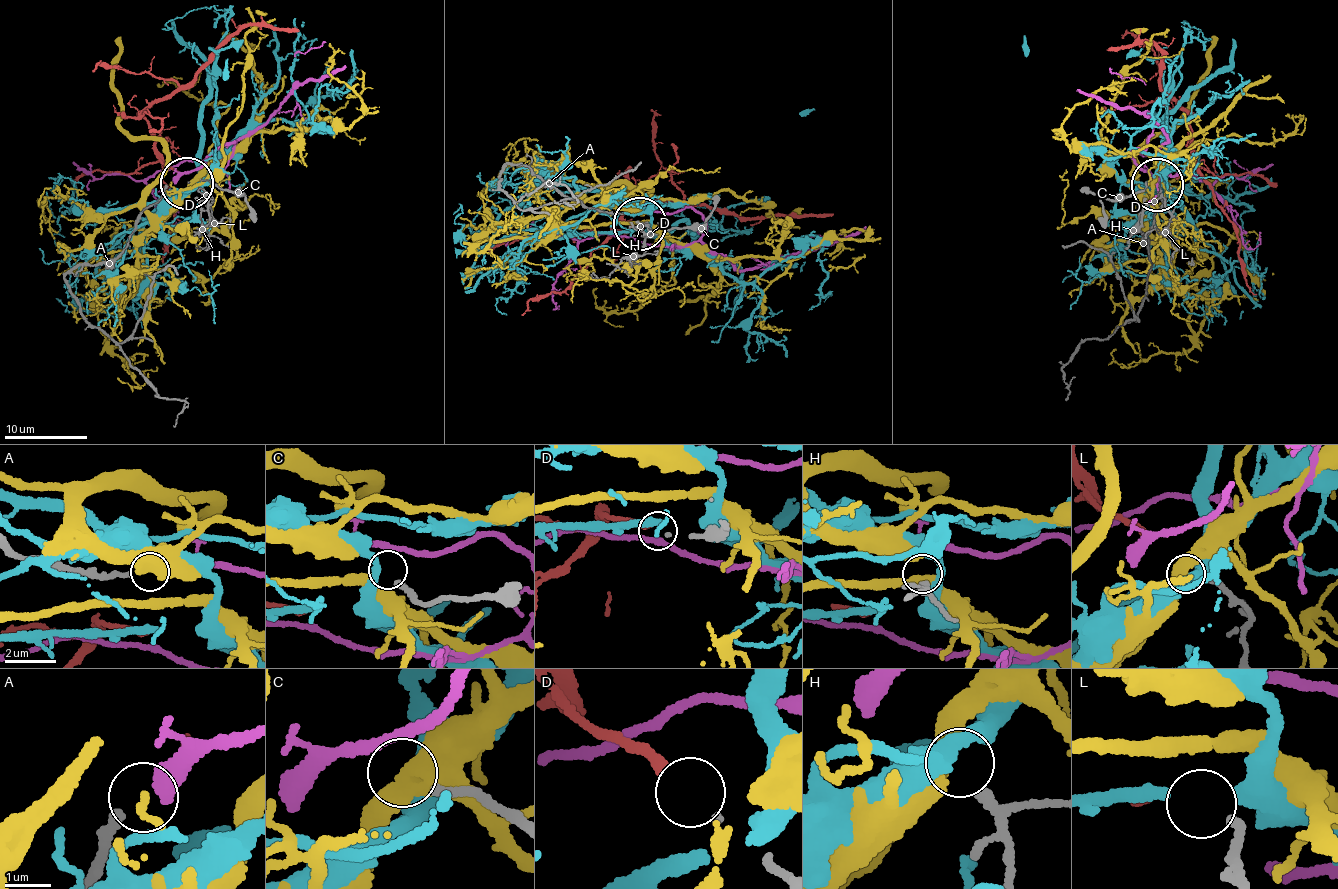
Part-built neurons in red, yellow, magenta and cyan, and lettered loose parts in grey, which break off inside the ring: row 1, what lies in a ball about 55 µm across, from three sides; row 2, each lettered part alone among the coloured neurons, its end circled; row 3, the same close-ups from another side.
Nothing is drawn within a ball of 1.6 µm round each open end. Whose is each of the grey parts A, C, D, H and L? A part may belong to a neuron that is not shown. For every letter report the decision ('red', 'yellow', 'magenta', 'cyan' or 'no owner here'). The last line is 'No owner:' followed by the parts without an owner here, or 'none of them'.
A: magenta
C: no owner here
D: red
H: no owner here
L: cyan
No owner: C, H

